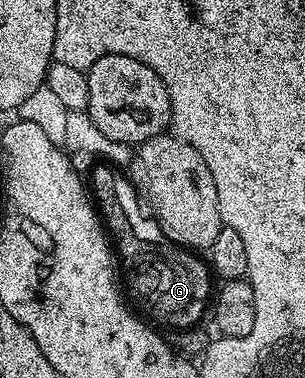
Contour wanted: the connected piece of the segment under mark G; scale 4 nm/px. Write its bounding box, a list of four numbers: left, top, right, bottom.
[91,162,211,330]

